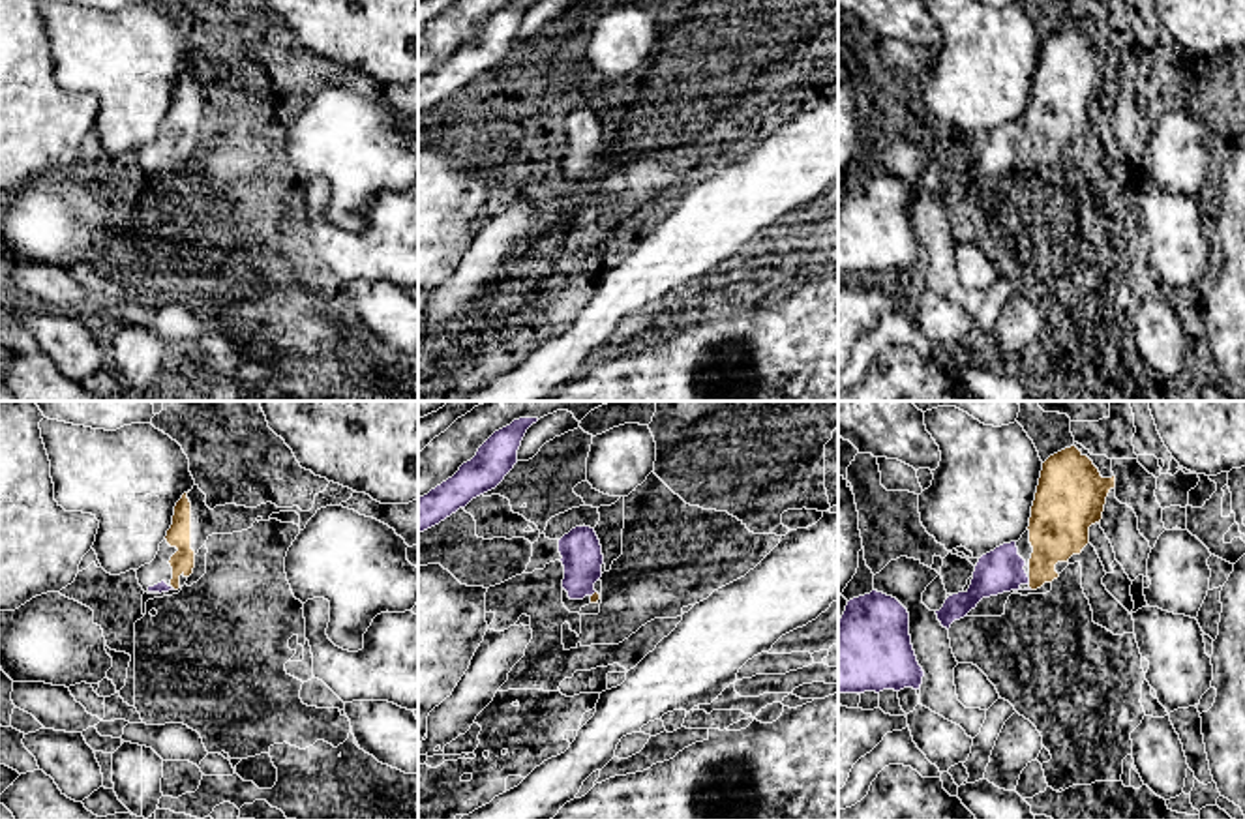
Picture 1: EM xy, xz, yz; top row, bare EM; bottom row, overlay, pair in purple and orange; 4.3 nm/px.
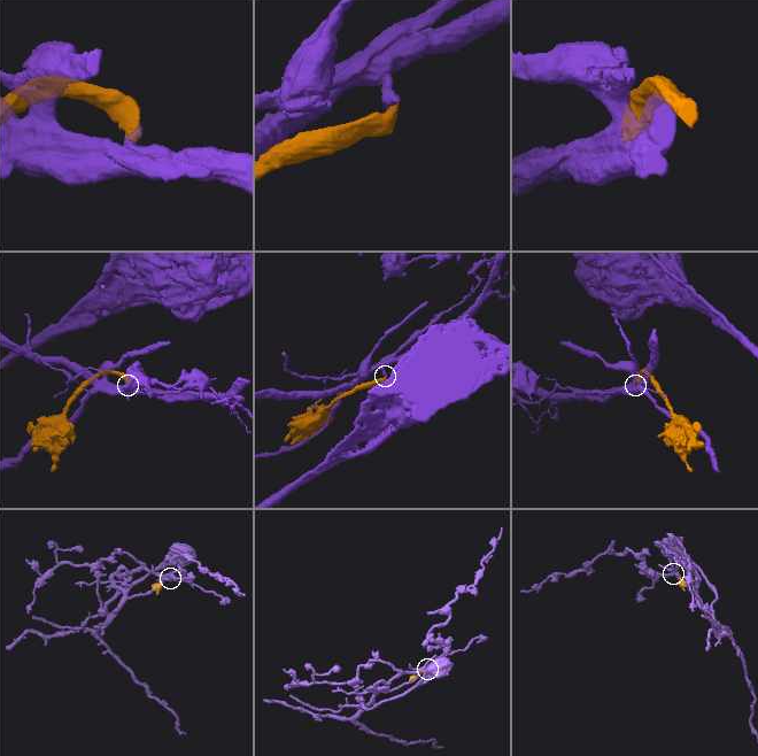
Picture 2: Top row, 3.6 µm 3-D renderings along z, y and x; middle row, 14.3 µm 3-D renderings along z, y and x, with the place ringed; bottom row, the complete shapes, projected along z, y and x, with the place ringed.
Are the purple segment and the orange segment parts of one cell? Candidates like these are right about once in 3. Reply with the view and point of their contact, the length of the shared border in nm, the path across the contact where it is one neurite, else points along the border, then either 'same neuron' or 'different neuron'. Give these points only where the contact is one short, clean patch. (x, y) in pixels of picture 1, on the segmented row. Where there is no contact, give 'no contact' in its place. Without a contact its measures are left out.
yz (1028, 581) | 30 nm | across yz (1002, 570), (1028, 581), (1041, 568), (1056, 531) | same neuron

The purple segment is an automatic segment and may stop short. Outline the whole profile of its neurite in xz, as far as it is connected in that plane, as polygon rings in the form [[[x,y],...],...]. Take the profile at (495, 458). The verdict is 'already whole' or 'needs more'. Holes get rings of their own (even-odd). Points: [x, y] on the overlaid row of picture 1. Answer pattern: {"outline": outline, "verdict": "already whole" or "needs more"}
{"outline": [[[519,418],[495,431],[452,478],[418,497],[418,532],[439,525],[472,499],[495,489],[518,463],[521,440],[536,422],[538,418]]], "verdict": "already whole"}

